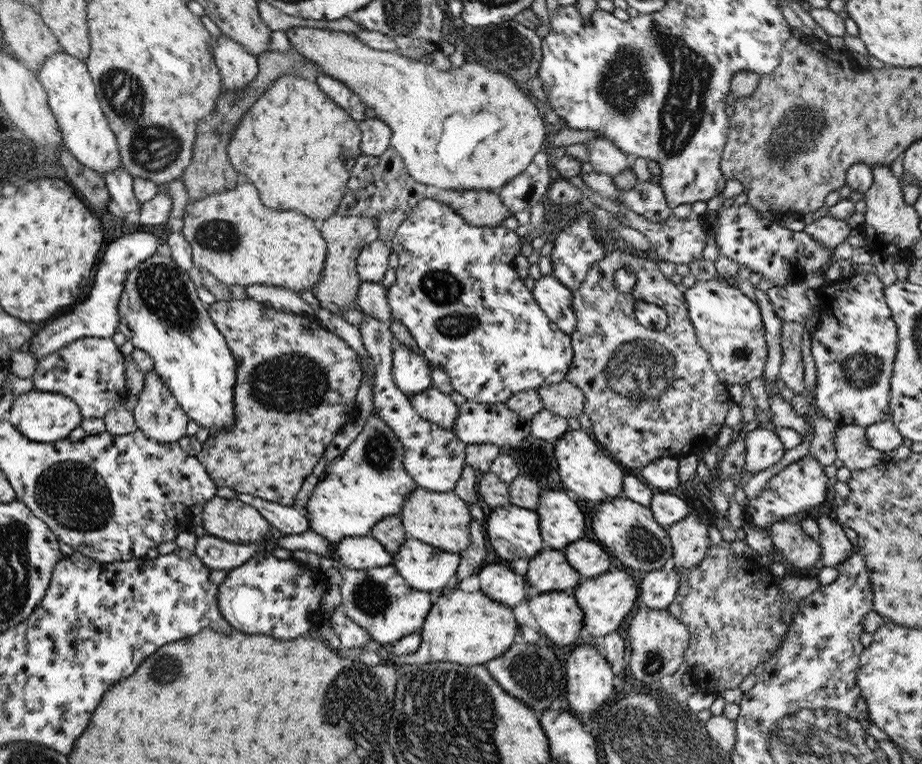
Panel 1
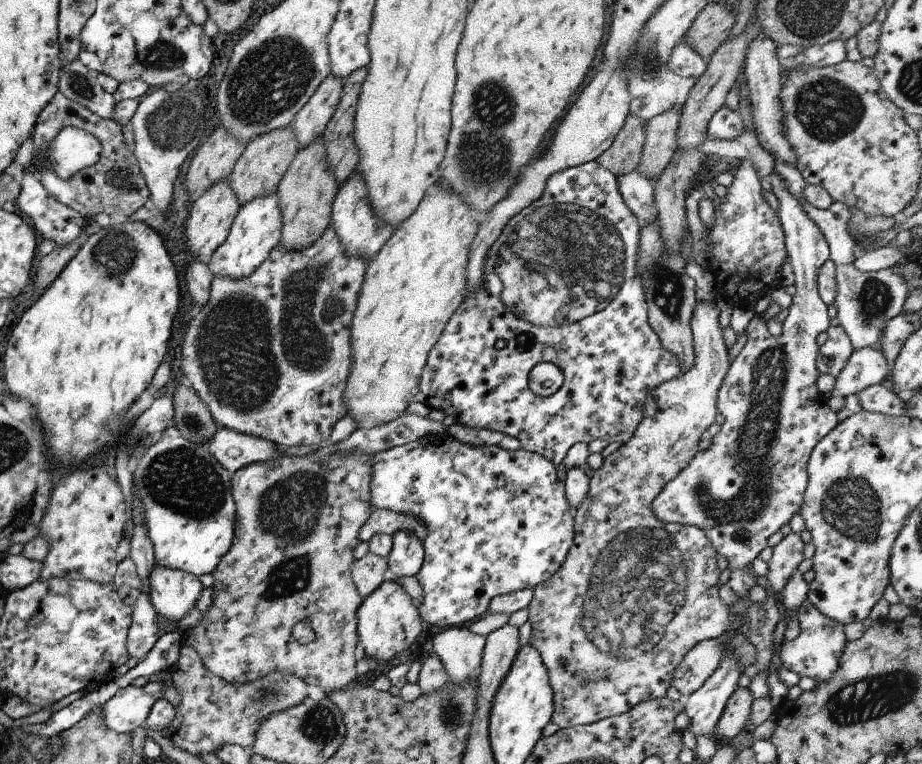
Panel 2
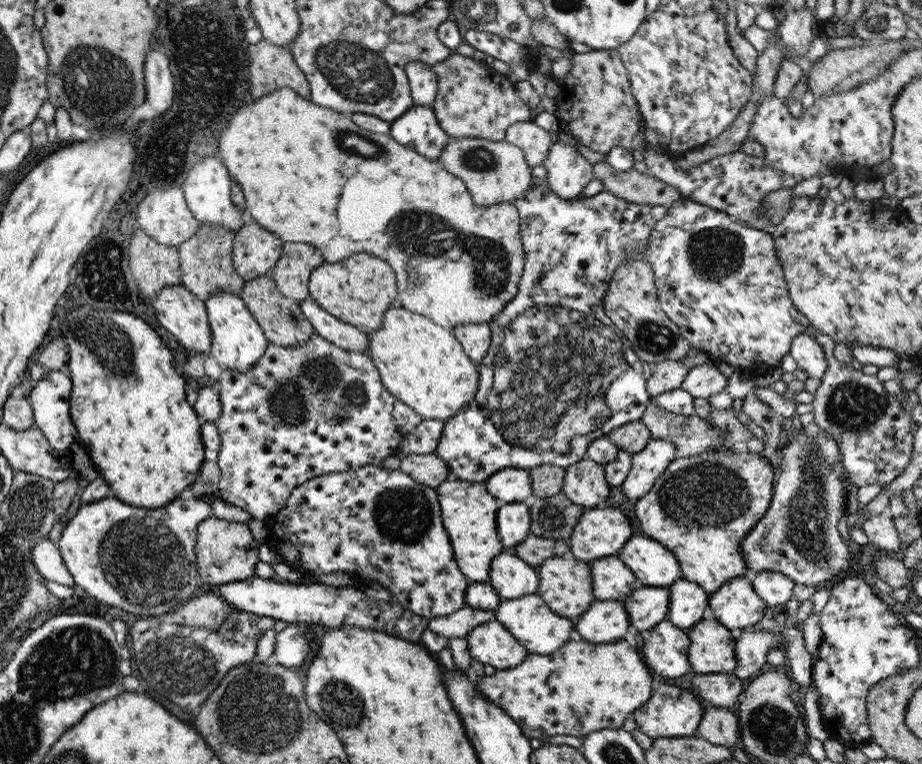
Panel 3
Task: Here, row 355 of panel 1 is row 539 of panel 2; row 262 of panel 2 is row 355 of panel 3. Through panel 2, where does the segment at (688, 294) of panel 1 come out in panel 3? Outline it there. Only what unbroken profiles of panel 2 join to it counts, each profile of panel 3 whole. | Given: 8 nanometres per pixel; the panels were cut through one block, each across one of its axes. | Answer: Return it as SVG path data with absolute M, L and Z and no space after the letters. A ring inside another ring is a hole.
M806 333L791 340L788 355L794 360L796 368L805 372L807 378L820 378L826 369L822 348Z

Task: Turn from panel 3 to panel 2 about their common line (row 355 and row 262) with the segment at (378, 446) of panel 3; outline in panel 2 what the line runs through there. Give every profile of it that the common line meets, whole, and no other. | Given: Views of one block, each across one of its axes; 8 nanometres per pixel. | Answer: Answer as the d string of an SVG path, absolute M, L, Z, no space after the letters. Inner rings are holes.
M325 228L321 236L301 250L289 250L277 244L267 258L253 270L253 274L231 280L229 276L213 276L211 278L209 297L206 303L193 313L191 320L185 330L184 339L181 345L180 369L183 378L191 386L192 390L205 403L213 422L219 427L234 430L241 434L257 436L263 440L273 442L278 448L285 449L287 446L317 446L319 442L325 442L335 424L346 412L341 396L345 390L345 380L349 376L353 352L349 344L350 320L353 318L357 295L363 282L363 275L367 268L367 260L361 256L347 256L343 252L343 246L339 244L333 228Z

